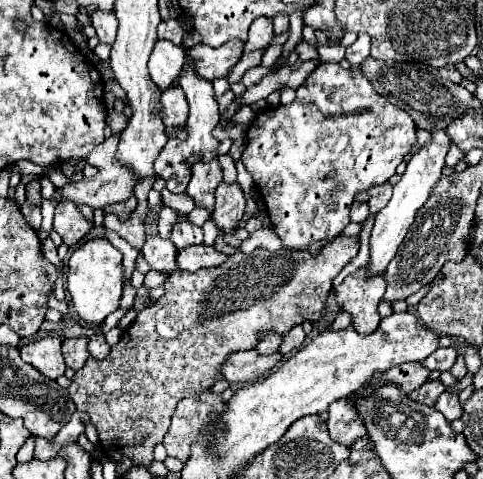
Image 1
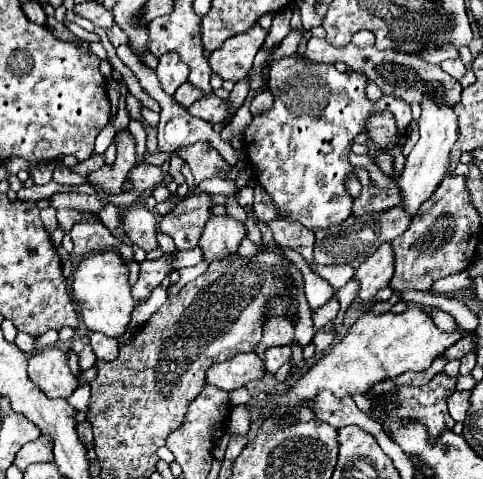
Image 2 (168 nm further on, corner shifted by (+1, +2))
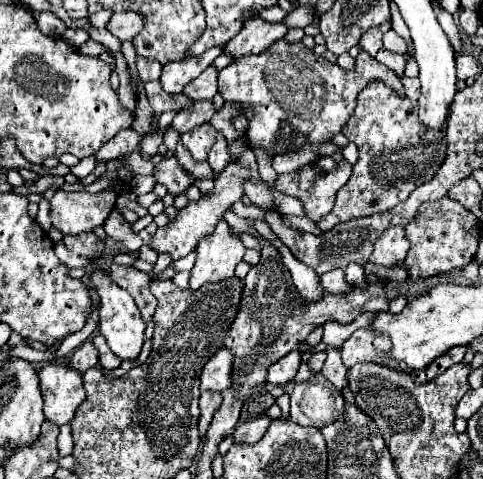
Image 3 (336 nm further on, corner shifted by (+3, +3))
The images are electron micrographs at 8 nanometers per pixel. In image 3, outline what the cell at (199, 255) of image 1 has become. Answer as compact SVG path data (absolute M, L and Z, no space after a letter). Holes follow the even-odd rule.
M112 263L110 269L108 269L108 275L110 275L112 283L126 289L134 297L136 307L142 313L142 319L150 321L150 317L154 315L154 309L156 309L156 299L150 293L150 277L148 277L148 273L136 271L134 267L122 267L122 265Z

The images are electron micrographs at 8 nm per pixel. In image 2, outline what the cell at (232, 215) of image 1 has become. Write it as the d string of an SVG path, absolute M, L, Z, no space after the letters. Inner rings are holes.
M210 216L200 236L204 258L222 260L230 252L238 250L240 240L246 236L244 224L232 216Z

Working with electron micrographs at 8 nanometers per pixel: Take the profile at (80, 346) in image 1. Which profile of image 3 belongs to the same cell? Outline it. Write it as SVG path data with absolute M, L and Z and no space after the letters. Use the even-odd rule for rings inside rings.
M90 339L82 347L78 347L68 361L68 367L76 369L78 373L86 373L88 369L92 369L96 365L98 365L98 351Z

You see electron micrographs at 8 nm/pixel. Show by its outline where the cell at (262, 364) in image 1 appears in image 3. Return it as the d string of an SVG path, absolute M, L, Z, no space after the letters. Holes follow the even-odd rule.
M220 349L202 369L200 375L200 389L208 391L224 391L230 385L232 373L232 351Z

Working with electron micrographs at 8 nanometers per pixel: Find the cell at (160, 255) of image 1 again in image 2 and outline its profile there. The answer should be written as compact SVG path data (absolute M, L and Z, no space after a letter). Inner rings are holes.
M134 208L124 214L124 230L130 236L132 242L136 242L142 250L150 252L158 248L156 242L156 230L158 230L158 220L156 214L146 210L146 208Z

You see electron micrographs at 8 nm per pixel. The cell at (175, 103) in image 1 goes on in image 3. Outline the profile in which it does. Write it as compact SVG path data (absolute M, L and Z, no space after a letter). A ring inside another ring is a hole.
M208 67L204 73L200 73L200 77L196 77L194 81L190 81L184 89L184 95L188 95L192 101L198 99L212 99L218 93L218 85L216 85L216 77L218 71L216 67Z

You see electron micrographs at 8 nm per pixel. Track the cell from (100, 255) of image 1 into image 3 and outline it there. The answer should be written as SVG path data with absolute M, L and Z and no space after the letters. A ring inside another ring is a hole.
M96 271L90 277L90 281L96 287L100 303L102 303L102 307L100 307L100 335L104 335L112 353L118 355L122 361L136 361L136 357L142 349L142 343L144 343L146 323L142 321L140 311L132 299L132 295L128 291L116 287L112 283L112 279L108 279L108 273L104 273L104 271Z

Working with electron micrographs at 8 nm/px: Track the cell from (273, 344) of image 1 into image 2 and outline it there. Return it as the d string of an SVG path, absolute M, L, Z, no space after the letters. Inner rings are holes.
M282 346L282 348L268 348L266 350L266 370L268 372L276 372L288 358L290 358L292 350L288 346Z

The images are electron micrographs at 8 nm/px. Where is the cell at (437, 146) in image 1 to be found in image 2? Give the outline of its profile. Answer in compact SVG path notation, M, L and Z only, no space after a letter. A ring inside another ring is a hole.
M426 96L422 102L422 116L418 120L418 126L420 126L420 140L408 154L406 166L398 178L400 204L402 208L406 208L408 216L416 216L420 206L428 200L430 194L434 194L434 190L446 176L450 168L450 150L454 146L454 140L458 140L458 122L454 110L444 106L440 100L434 100L432 96Z

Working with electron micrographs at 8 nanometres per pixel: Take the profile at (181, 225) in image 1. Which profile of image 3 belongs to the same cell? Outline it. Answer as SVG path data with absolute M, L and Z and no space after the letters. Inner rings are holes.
M230 161L224 171L220 173L220 177L216 179L216 187L214 191L208 195L208 197L202 197L198 203L190 203L186 209L182 209L178 213L178 217L174 221L170 221L166 227L160 227L158 233L154 235L152 243L148 245L150 249L154 249L156 253L170 253L172 259L182 259L186 257L190 251L196 249L196 243L204 237L204 235L212 235L212 231L215 230L220 217L228 211L228 207L236 201L242 199L244 195L244 189L242 189L242 183L250 179L250 169L240 165L238 161Z

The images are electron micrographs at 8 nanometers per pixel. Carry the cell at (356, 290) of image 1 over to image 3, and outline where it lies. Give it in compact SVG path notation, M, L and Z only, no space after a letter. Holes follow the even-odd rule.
M390 227L374 243L374 253L370 261L376 265L390 267L406 259L406 253L408 253L408 239L404 235L404 227Z

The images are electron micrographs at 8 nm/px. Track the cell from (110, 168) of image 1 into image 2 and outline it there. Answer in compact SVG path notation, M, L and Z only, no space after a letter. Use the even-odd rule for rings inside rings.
M138 164L126 176L126 182L132 184L132 190L140 190L140 192L152 188L160 180L162 180L162 170L160 166L152 166L152 164Z

